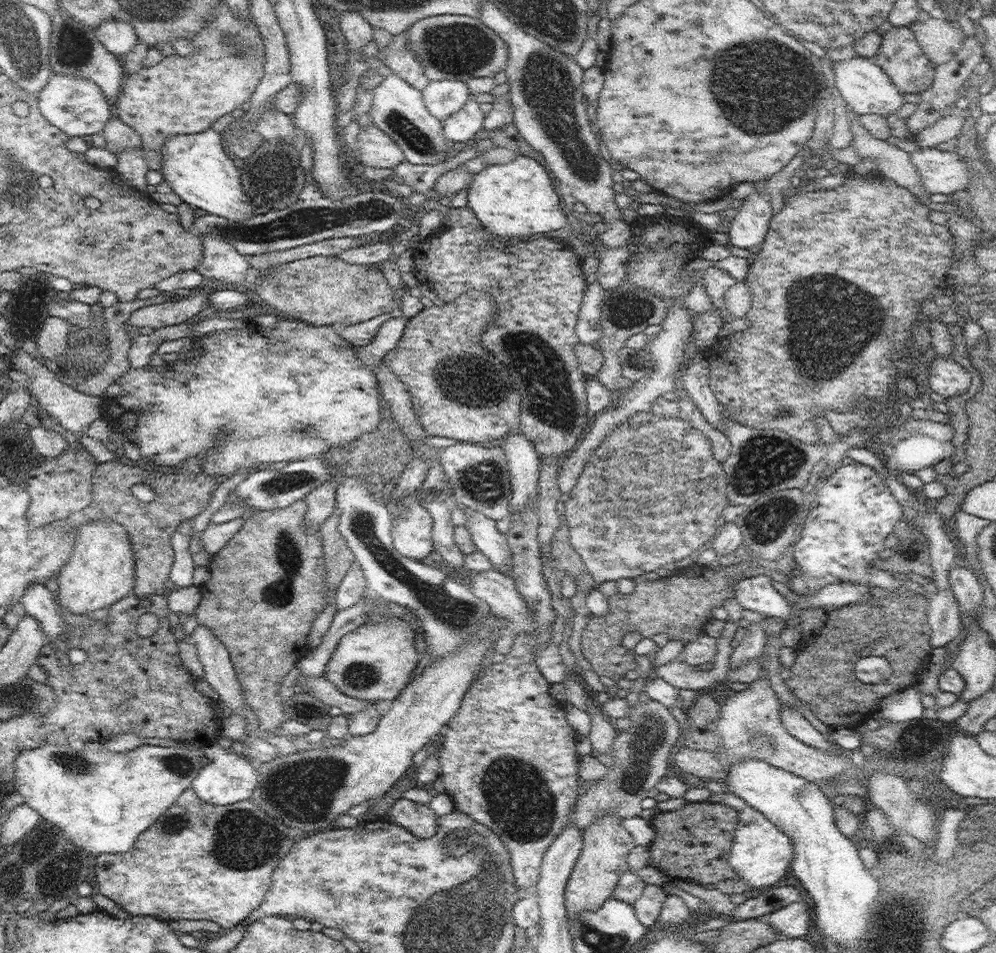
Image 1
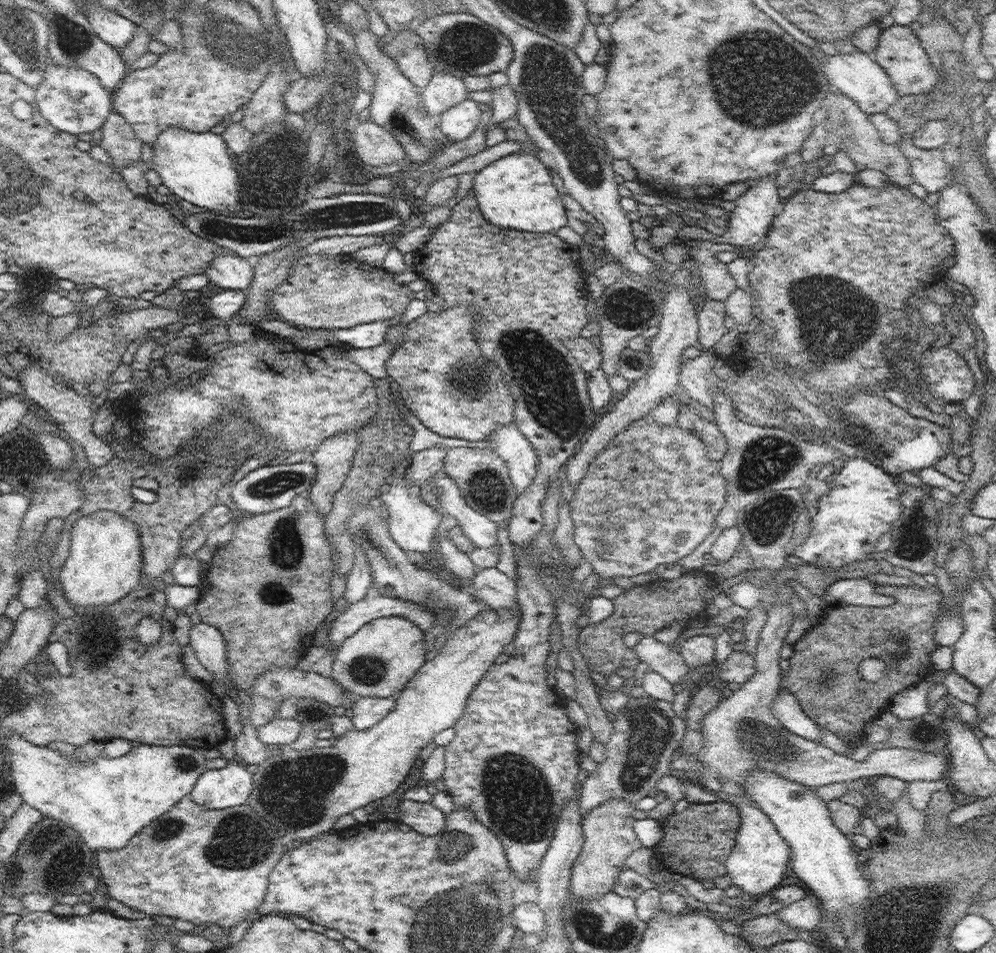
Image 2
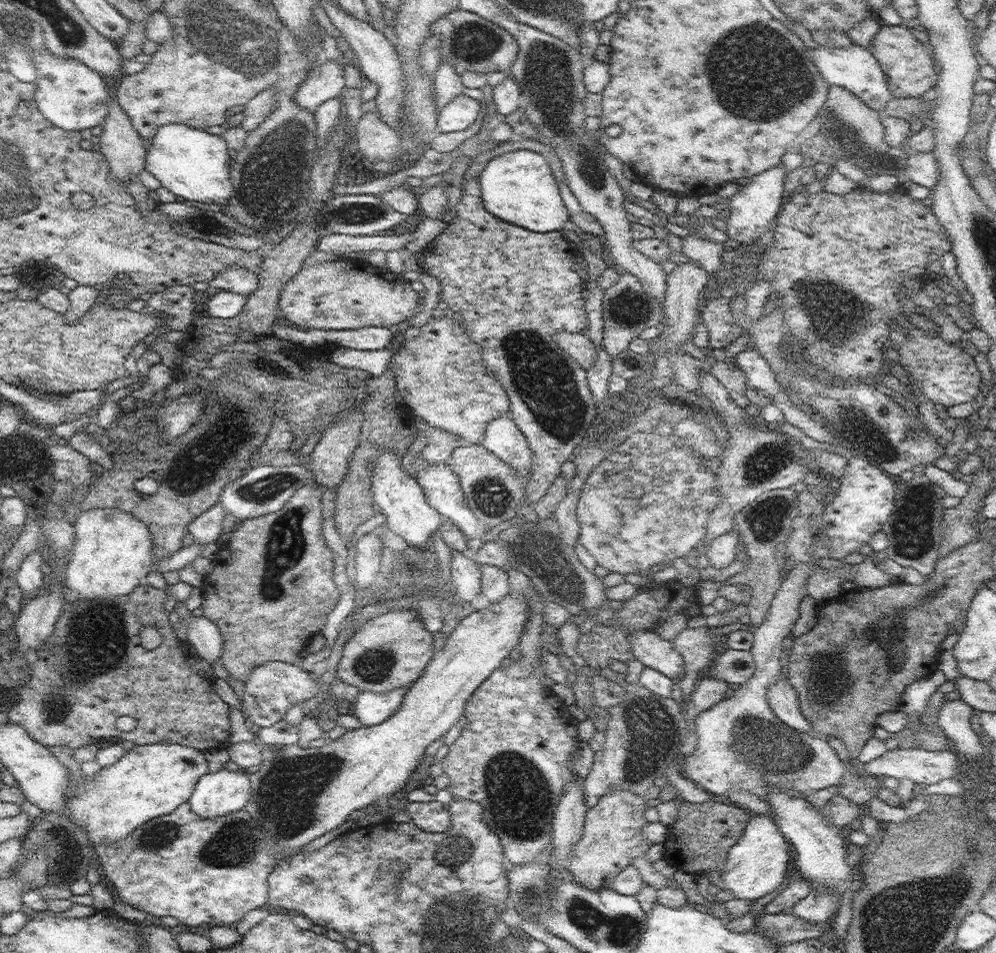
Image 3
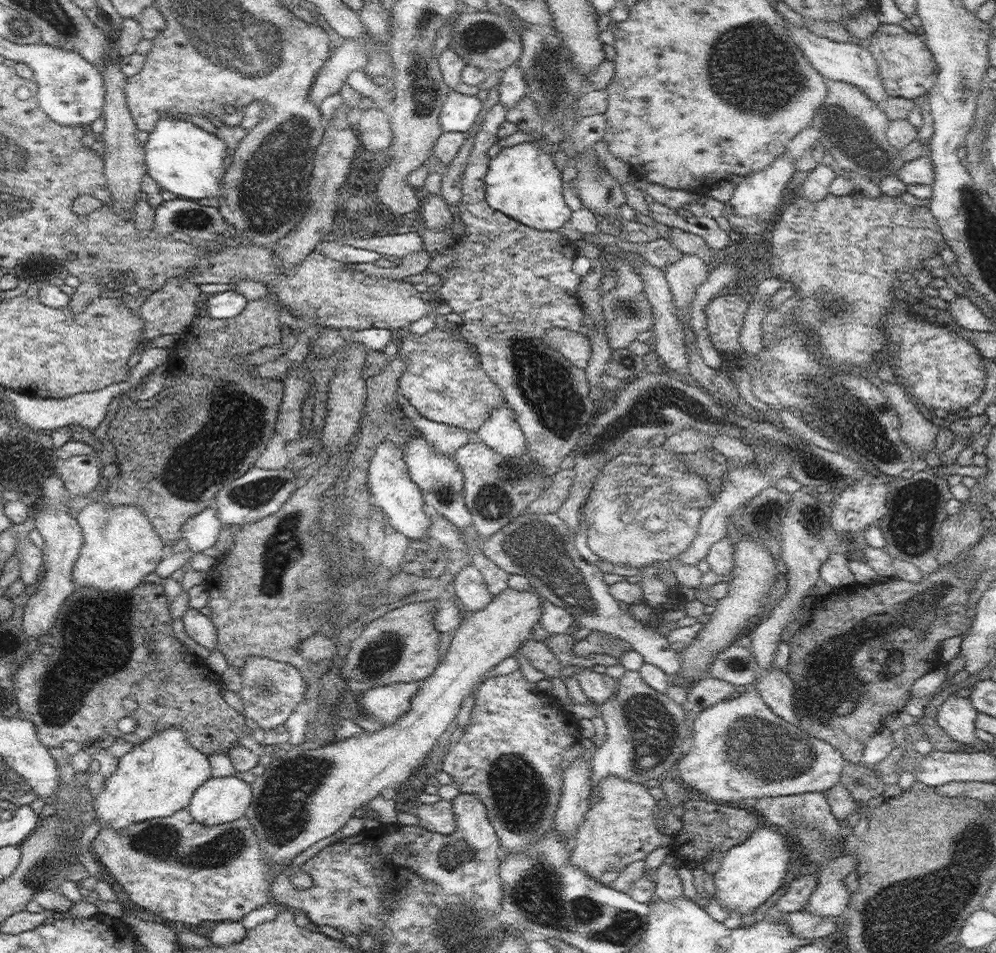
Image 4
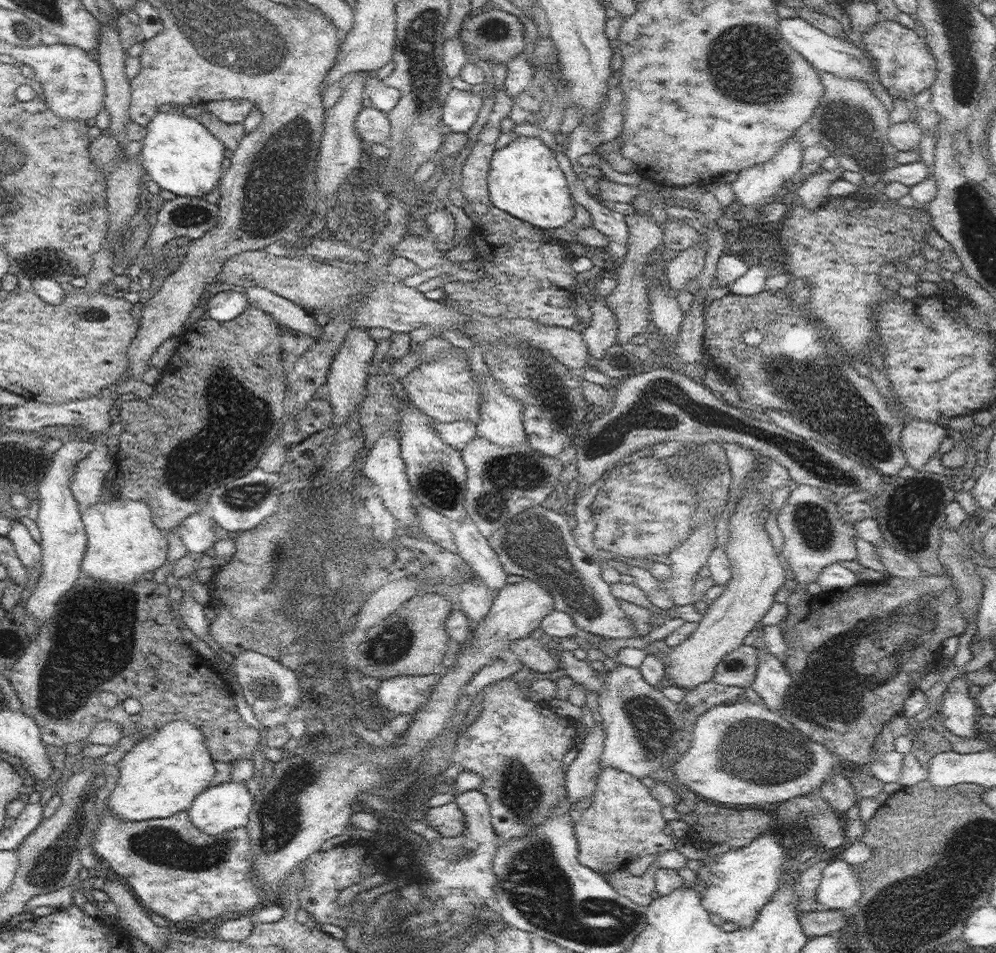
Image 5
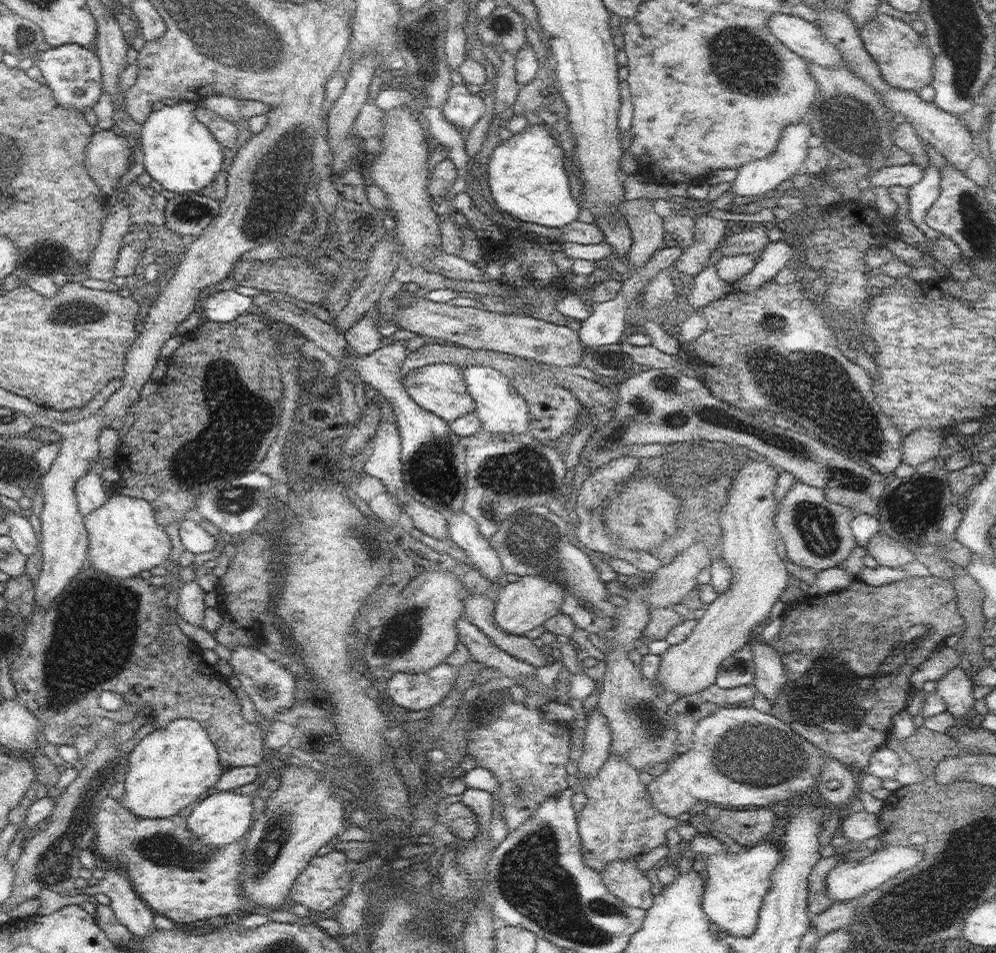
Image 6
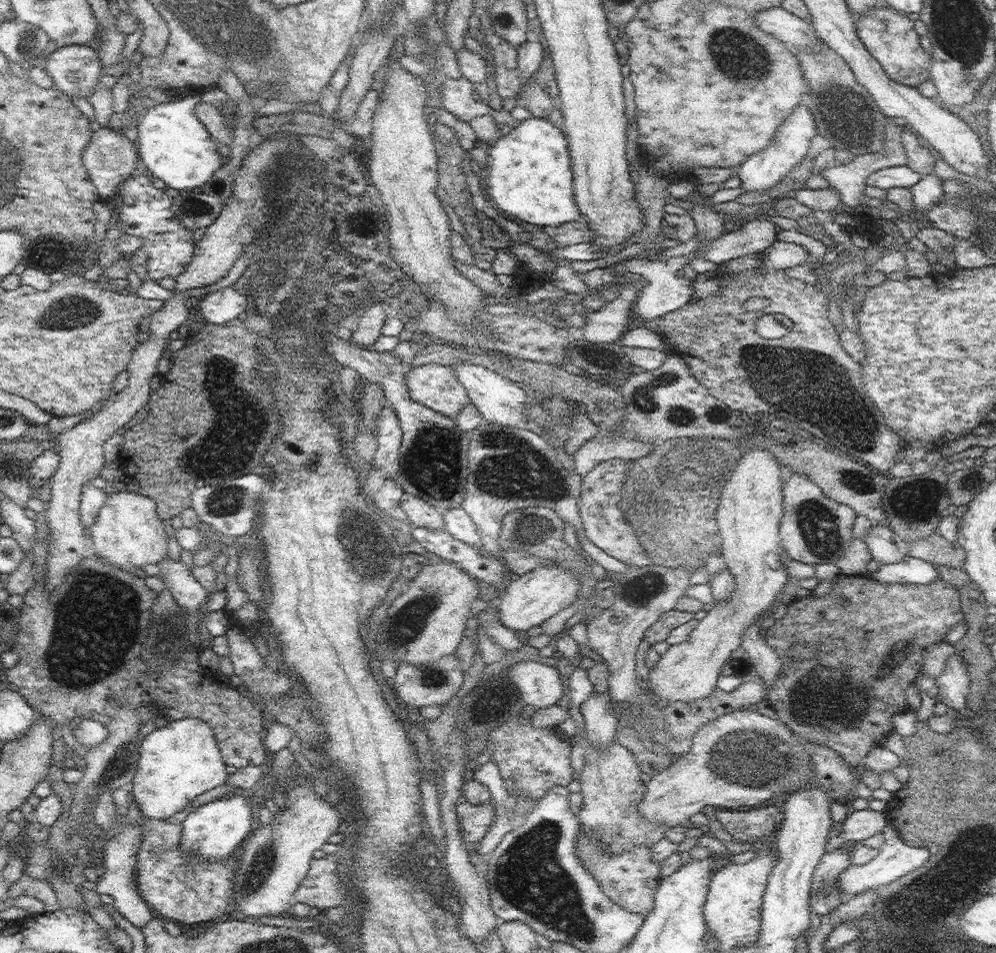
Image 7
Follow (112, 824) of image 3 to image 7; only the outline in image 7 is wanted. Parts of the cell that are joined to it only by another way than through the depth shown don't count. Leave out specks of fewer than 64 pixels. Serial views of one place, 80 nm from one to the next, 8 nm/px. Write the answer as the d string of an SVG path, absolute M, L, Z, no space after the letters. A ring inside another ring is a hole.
M202 719L168 720L166 726L145 736L139 751L130 796L148 819L167 819L186 809L189 802L203 792L224 786L229 777L212 727Z

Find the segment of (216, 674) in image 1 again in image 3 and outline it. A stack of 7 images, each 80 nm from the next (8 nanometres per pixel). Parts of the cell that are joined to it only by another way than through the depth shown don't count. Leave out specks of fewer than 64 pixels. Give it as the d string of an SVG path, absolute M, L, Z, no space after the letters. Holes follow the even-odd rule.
M202 613L190 615L187 623L187 640L208 663L221 658L223 636L219 627Z

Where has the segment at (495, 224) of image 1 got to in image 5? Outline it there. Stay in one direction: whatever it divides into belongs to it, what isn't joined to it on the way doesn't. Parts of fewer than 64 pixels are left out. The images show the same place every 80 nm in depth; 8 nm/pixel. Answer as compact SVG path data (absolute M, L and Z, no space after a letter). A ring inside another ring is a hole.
M514 136L507 146L495 150L491 158L487 188L494 206L537 228L560 228L573 220L575 202L568 185L554 151L536 136Z

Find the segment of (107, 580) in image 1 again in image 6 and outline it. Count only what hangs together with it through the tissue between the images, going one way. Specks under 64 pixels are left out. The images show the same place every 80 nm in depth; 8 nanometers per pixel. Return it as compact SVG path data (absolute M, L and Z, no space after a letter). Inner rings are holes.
M128 491L108 497L92 514L84 516L83 522L89 539L86 563L108 576L122 580L136 577L142 570L165 565L170 556L172 545L163 526L156 522L152 505L146 499L132 497Z

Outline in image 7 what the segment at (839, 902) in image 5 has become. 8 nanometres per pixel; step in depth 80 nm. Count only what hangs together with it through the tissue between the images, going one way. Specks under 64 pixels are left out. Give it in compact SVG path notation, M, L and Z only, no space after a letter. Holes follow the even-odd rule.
M887 824L883 828L885 840L879 849L878 855L868 864L863 866L855 866L850 864L848 869L840 873L840 877L836 879L840 892L849 897L854 897L858 894L869 891L870 889L879 889L900 879L902 876L912 873L914 870L922 867L932 853L930 847L912 847L905 844L901 839L896 827L892 824Z

